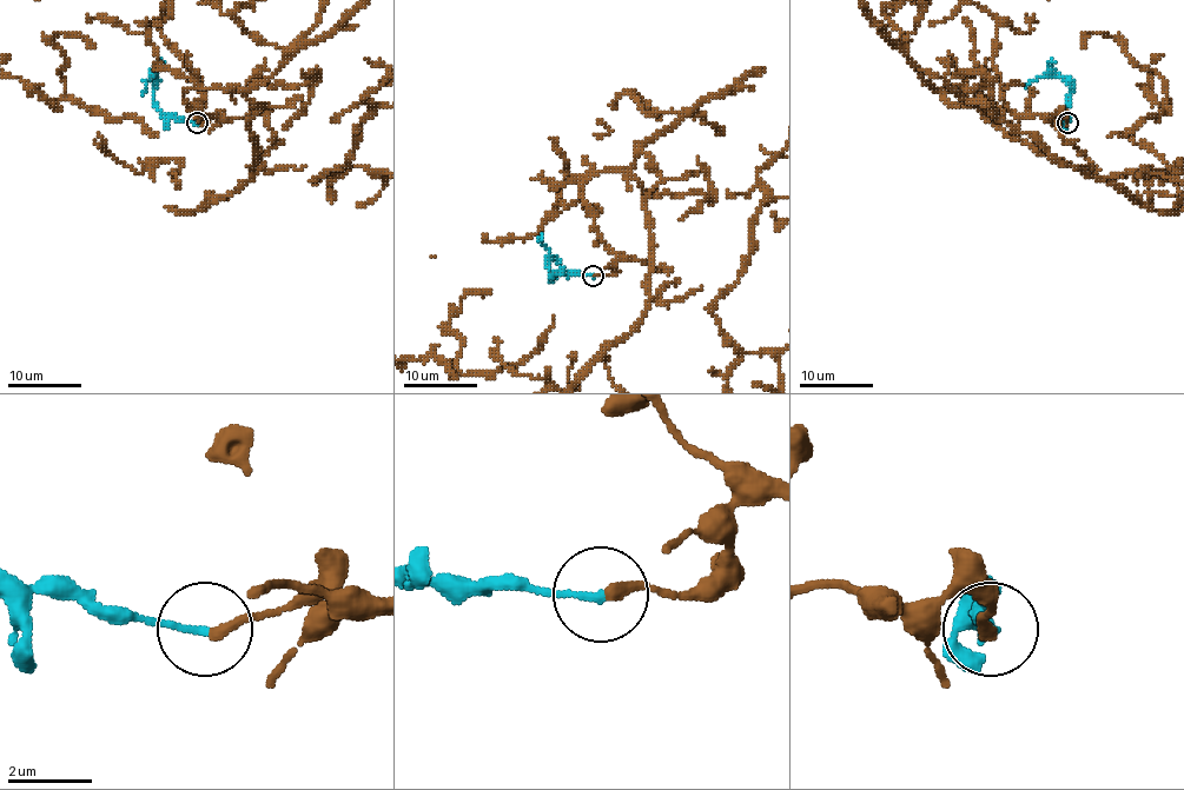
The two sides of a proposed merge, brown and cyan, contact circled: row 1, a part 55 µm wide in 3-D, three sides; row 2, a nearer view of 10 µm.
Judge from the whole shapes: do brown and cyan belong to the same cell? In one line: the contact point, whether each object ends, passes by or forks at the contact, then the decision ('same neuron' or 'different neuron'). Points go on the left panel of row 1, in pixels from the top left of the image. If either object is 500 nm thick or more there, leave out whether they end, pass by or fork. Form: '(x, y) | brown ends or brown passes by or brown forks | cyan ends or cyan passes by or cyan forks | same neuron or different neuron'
(197, 123) | brown ends | cyan ends | same neuron

